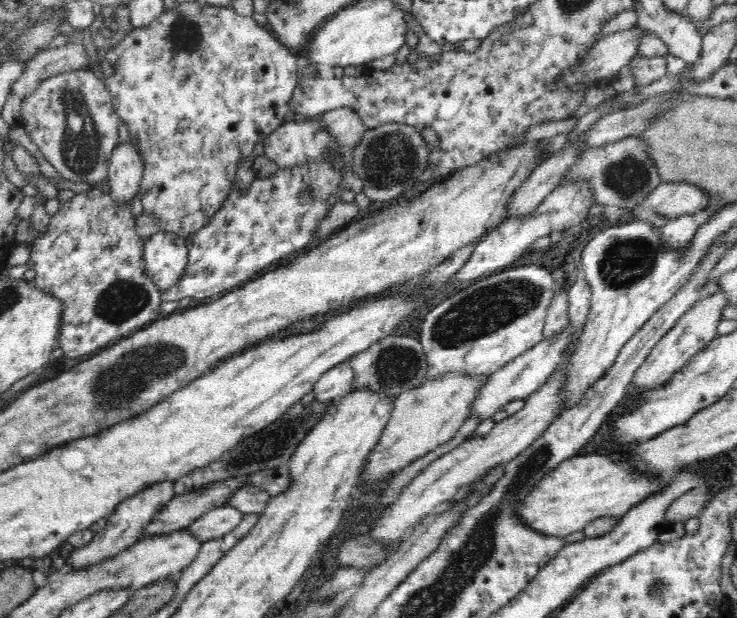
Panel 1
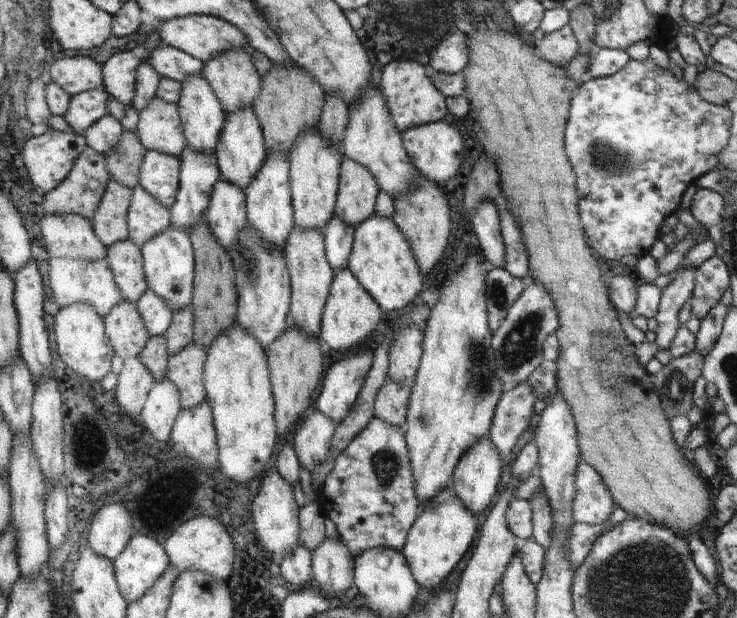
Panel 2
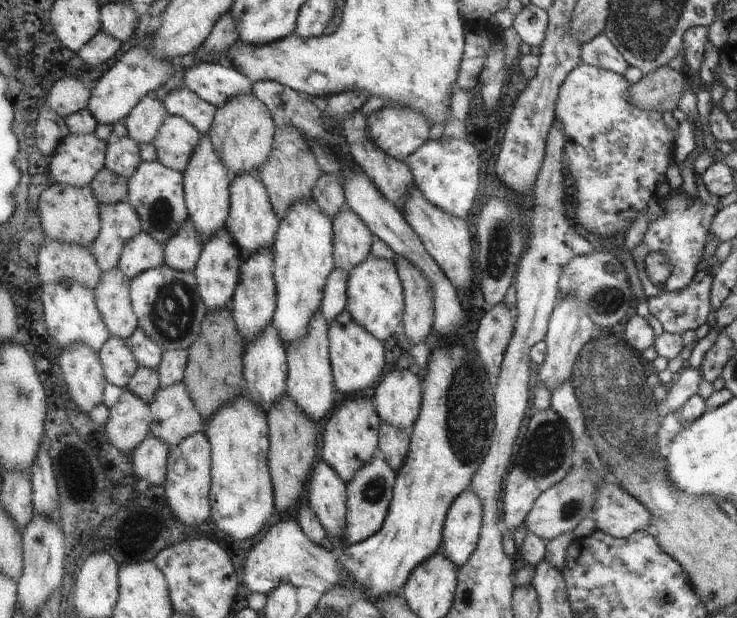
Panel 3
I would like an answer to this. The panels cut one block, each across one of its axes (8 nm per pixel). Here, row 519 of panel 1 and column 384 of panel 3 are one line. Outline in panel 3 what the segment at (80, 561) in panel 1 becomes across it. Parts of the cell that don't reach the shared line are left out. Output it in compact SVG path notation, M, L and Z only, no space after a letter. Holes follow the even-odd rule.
M383 108L367 118L367 130L375 146L401 161L428 141L431 127L425 116L413 114L413 110Z

